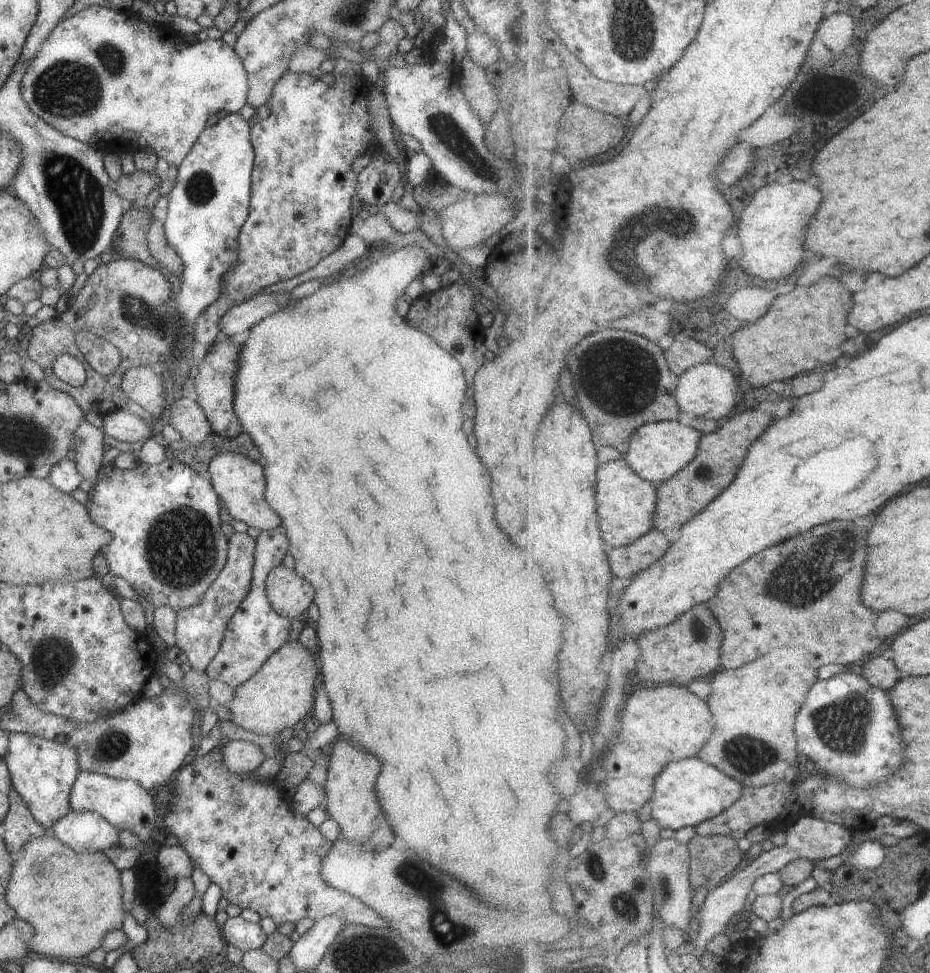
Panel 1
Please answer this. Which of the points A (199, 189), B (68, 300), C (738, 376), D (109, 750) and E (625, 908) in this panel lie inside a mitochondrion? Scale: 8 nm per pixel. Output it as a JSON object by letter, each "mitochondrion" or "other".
{"A":"mitochondrion","B":"other","C":"other","D":"mitochondrion","E":"mitochondrion"}

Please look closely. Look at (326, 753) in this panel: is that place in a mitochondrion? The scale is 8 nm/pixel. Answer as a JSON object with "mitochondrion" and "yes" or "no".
{"mitochondrion":"no"}

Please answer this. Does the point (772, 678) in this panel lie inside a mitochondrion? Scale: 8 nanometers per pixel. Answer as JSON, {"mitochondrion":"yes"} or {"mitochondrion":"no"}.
{"mitochondrion":"no"}

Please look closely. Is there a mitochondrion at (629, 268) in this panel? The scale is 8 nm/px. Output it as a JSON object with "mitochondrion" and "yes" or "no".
{"mitochondrion":"yes"}

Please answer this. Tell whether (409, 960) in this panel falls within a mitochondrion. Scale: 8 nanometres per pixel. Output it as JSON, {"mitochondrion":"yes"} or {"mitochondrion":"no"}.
{"mitochondrion":"no"}

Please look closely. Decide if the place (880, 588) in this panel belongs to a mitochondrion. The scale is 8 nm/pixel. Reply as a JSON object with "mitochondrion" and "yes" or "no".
{"mitochondrion":"no"}

